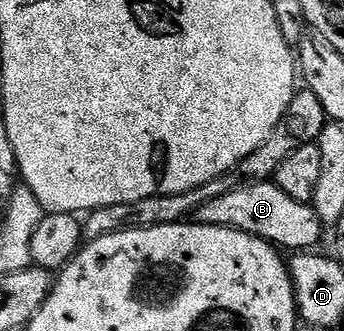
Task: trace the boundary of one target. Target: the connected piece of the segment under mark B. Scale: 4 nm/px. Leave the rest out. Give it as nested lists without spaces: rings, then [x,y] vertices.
[[[254,181],[251,185],[237,184],[230,191],[226,191],[226,195],[218,195],[218,199],[202,203],[202,207],[196,209],[194,217],[201,225],[246,231],[284,251],[315,250],[320,236],[326,233],[325,226],[320,224],[316,210],[311,204],[290,199],[290,195],[286,195],[286,191],[282,191],[272,181]]]

